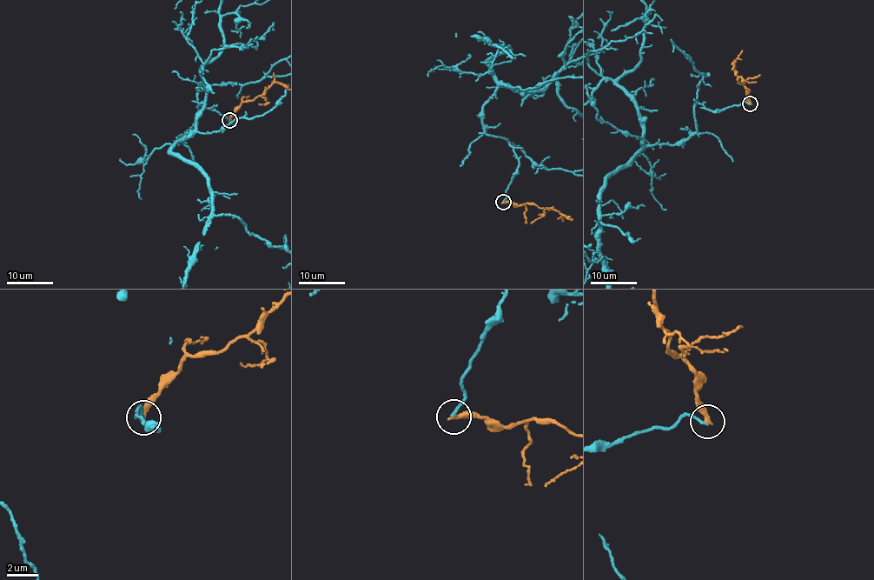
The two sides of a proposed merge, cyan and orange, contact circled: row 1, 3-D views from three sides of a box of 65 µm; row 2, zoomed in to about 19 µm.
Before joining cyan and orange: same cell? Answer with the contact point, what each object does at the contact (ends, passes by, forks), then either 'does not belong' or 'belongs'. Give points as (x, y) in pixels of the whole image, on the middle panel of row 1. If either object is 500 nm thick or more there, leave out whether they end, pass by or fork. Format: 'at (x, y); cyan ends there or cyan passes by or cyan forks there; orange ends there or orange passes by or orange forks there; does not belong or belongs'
at (503, 202); cyan ends there; orange ends there; does not belong

